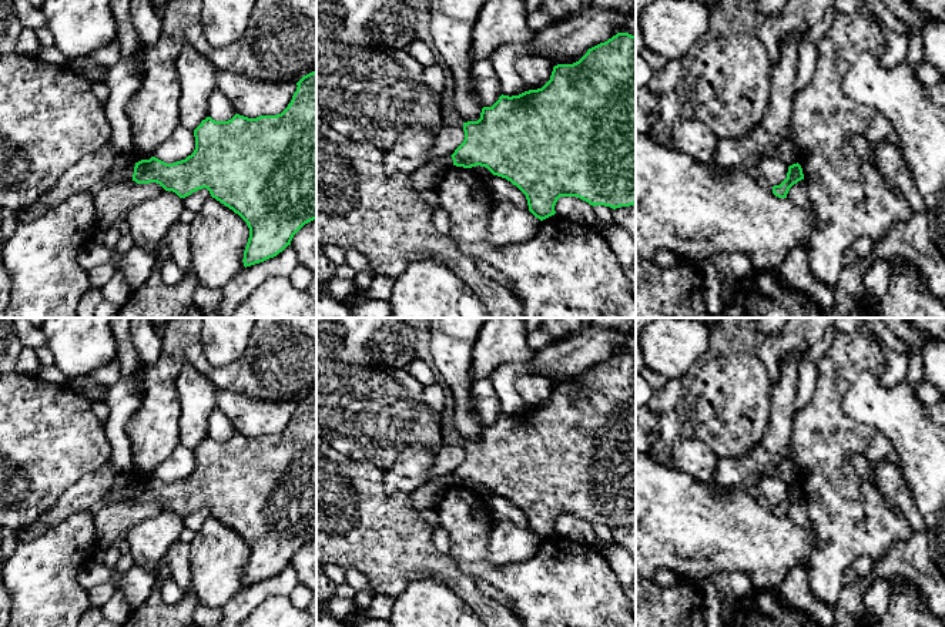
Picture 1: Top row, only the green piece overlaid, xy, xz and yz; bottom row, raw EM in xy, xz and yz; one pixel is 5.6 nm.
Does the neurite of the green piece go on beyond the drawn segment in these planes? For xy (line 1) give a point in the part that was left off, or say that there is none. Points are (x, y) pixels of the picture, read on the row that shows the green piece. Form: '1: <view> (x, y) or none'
1: none

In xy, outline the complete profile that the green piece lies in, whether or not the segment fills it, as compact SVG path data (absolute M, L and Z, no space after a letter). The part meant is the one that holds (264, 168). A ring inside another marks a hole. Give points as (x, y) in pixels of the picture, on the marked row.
M316 70L304 76L296 86L291 103L281 114L257 118L235 114L228 121L207 117L194 130L195 150L191 155L172 164L155 157L141 160L135 162L133 181L157 182L180 198L207 188L212 198L238 214L249 228L242 259L245 268L277 256L291 245L294 235L305 224L316 219Z

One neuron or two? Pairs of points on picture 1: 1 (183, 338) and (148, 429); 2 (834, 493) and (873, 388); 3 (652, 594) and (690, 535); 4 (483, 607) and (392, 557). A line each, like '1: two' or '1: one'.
1: one
2: two
3: two
4: one

